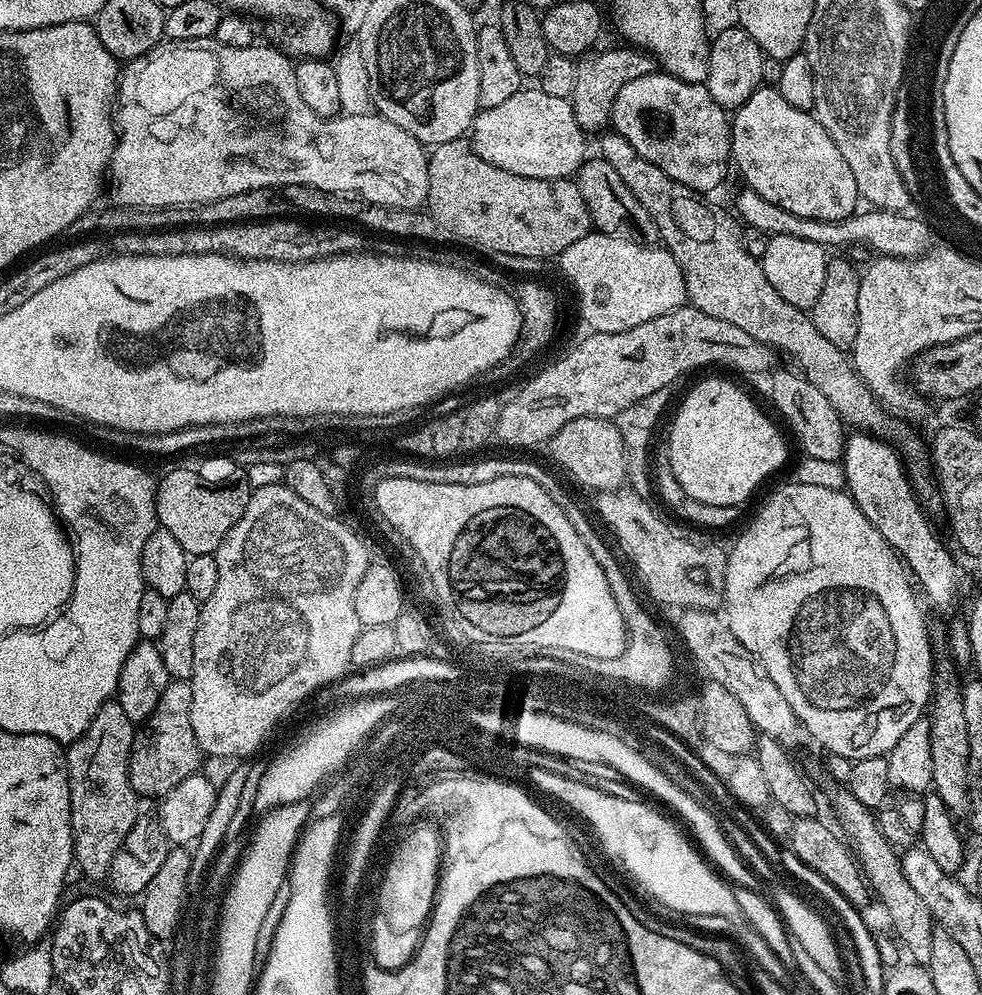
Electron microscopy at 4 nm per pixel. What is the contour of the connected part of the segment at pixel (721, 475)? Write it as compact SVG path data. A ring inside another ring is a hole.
M728 380L698 381L681 402L668 432L666 451L678 486L682 486L690 498L710 506L744 506L755 494L756 487L767 476L774 475L788 456L788 448L784 445L785 433L776 429L777 421L773 420L738 385Z

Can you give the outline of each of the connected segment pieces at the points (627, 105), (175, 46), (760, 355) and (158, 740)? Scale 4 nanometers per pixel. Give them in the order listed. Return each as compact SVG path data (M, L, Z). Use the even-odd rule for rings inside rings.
M657 70L646 74L642 78L634 78L618 90L618 98L614 98L614 106L610 117L611 127L646 162L654 162L658 170L662 170L674 182L682 186L694 189L695 192L708 194L711 188L716 188L724 180L728 168L730 172L730 157L732 154L732 130L730 116L725 109L710 98L707 87L704 84L691 84L685 80L679 80L676 76L670 76L663 70Z
M214 38L206 40L168 40L149 50L135 62L129 63L120 73L120 82L116 89L114 105L114 123L118 129L116 149L112 161L108 163L107 175L112 180L112 196L122 208L147 210L149 208L190 208L197 204L209 204L222 198L230 198L234 194L246 194L250 190L267 188L283 190L290 186L306 186L317 188L323 192L331 192L334 196L355 198L364 204L379 204L381 208L411 208L420 210L428 202L428 152L422 147L420 140L414 138L402 126L394 126L386 117L379 114L365 116L319 116L302 102L302 94L298 94L296 70L293 61L279 47L267 48L261 42L253 42L250 46L226 46Z
M691 306L675 308L630 330L592 332L592 336L587 343L573 343L573 348L564 357L556 358L544 375L536 372L537 382L529 385L511 407L505 407L500 420L502 445L543 445L543 436L557 433L574 418L597 416L612 420L626 406L634 406L638 398L668 388L679 376L707 364L729 364L740 372L767 373L778 360L773 348L750 338L746 330L738 330L738 326L722 322L722 318L710 318L710 314Z
M172 680L166 690L162 690L162 698L158 698L154 714L150 714L150 718L139 725L128 763L128 784L137 797L162 798L174 790L182 778L197 775L199 768L196 767L202 761L202 753L190 726L188 707L191 697L192 686L189 681Z

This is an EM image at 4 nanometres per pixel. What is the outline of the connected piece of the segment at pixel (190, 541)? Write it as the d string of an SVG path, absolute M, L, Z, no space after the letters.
M216 456L200 468L178 466L173 472L165 472L156 485L156 519L189 556L210 556L230 534L230 530L242 518L246 502L252 497L248 478L243 467L231 468L222 457Z

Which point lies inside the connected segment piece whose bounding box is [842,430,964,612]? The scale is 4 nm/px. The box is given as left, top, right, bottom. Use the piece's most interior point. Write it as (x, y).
(878, 481)

